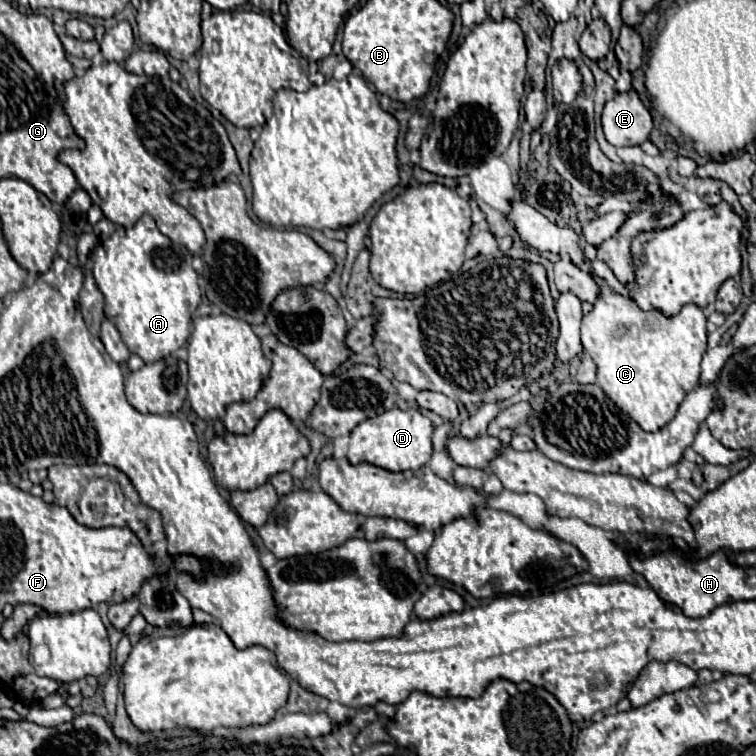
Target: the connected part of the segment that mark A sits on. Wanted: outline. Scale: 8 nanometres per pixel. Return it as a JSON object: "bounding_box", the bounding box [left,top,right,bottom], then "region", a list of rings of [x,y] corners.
{"bounding_box":[91,215,218,363],"region":[[[143,215],[131,229],[119,227],[107,241],[99,243],[91,251],[91,259],[95,283],[105,297],[105,317],[115,323],[127,349],[145,363],[169,357],[173,351],[175,357],[187,362],[187,339],[193,332],[193,319],[207,315],[217,317],[213,309],[218,309],[197,285],[197,273],[191,267],[193,255],[183,245],[173,245],[173,241],[157,229],[151,215]]]}

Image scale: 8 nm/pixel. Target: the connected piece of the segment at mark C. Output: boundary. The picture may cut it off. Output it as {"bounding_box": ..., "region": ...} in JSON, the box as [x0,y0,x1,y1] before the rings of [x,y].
{"bounding_box":[581,277,707,431],"region":[[[595,277],[595,281],[601,285],[601,297],[593,305],[593,311],[583,317],[581,343],[597,365],[597,385],[643,431],[659,431],[663,425],[667,425],[675,417],[679,403],[699,383],[701,357],[707,349],[707,327],[705,327],[707,317],[693,303],[683,305],[681,311],[677,315],[671,315],[671,317],[663,315],[657,309],[641,311],[635,301],[625,299],[619,293],[611,291],[603,279]]]}

